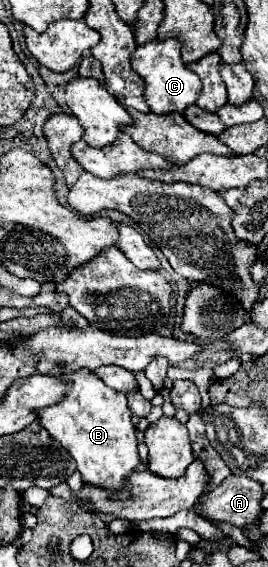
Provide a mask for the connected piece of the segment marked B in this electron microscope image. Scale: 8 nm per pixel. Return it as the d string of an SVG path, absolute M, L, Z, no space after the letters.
M80 368L60 378L70 382L70 392L60 404L38 412L40 424L76 460L76 470L82 474L84 484L110 490L112 500L128 500L128 496L132 496L132 492L128 492L128 476L138 468L140 456L126 396L108 388L94 372L88 372L88 368Z

